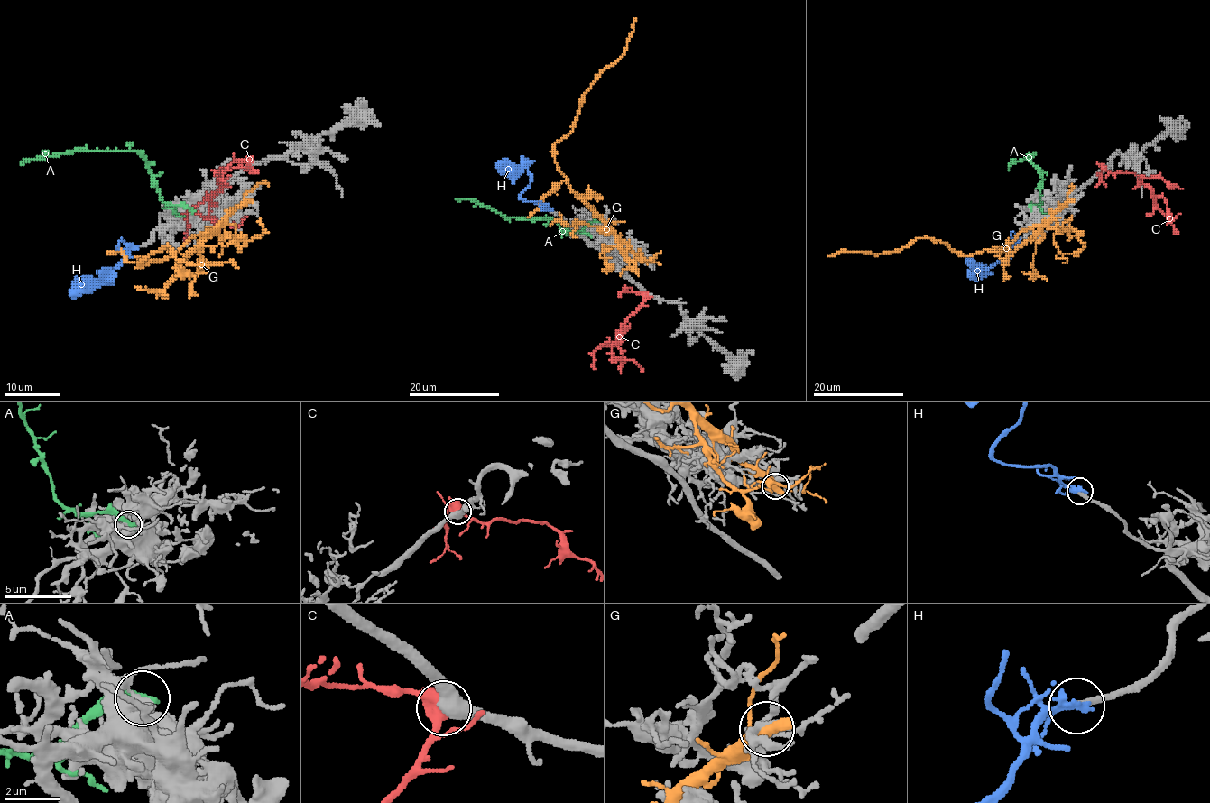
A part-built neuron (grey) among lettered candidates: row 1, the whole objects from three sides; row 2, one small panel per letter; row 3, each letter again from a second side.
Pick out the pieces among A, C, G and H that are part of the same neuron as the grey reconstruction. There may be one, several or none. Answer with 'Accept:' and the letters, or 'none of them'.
Accept: H

